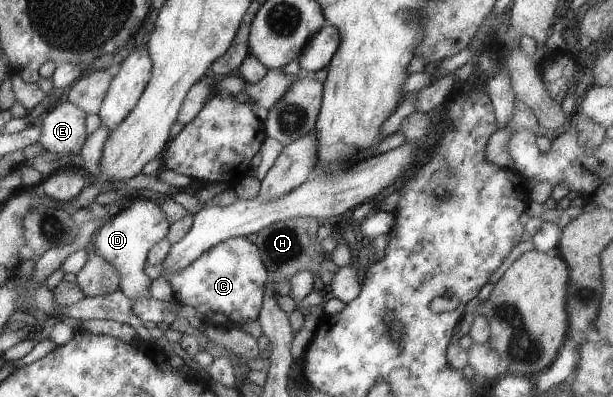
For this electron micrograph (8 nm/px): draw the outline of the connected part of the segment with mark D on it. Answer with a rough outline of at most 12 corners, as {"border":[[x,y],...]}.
{"border":[[133,197],[99,229],[91,248],[114,265],[120,290],[153,298],[148,254],[171,223]]}

